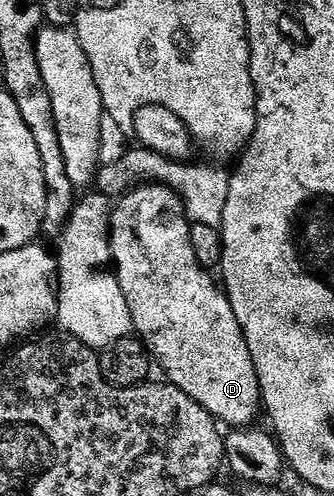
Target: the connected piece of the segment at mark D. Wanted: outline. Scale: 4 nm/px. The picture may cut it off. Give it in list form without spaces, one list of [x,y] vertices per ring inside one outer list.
[[[137,183],[125,190],[116,198],[109,214],[109,255],[111,258],[111,268],[117,274],[117,282],[123,291],[123,299],[127,299],[127,311],[133,320],[133,329],[136,336],[140,337],[145,345],[145,350],[149,352],[150,358],[154,362],[161,364],[161,369],[166,373],[168,384],[182,389],[195,403],[199,403],[218,422],[229,427],[245,427],[256,413],[259,413],[261,405],[261,392],[259,383],[255,375],[255,367],[251,363],[251,351],[247,351],[247,339],[243,339],[243,331],[239,327],[239,319],[235,319],[235,311],[231,311],[231,303],[225,298],[225,290],[216,280],[211,278],[210,270],[204,269],[195,259],[195,251],[191,251],[191,239],[189,238],[190,220],[185,216],[183,203],[177,197],[174,189],[169,189],[166,185],[156,183]]]

